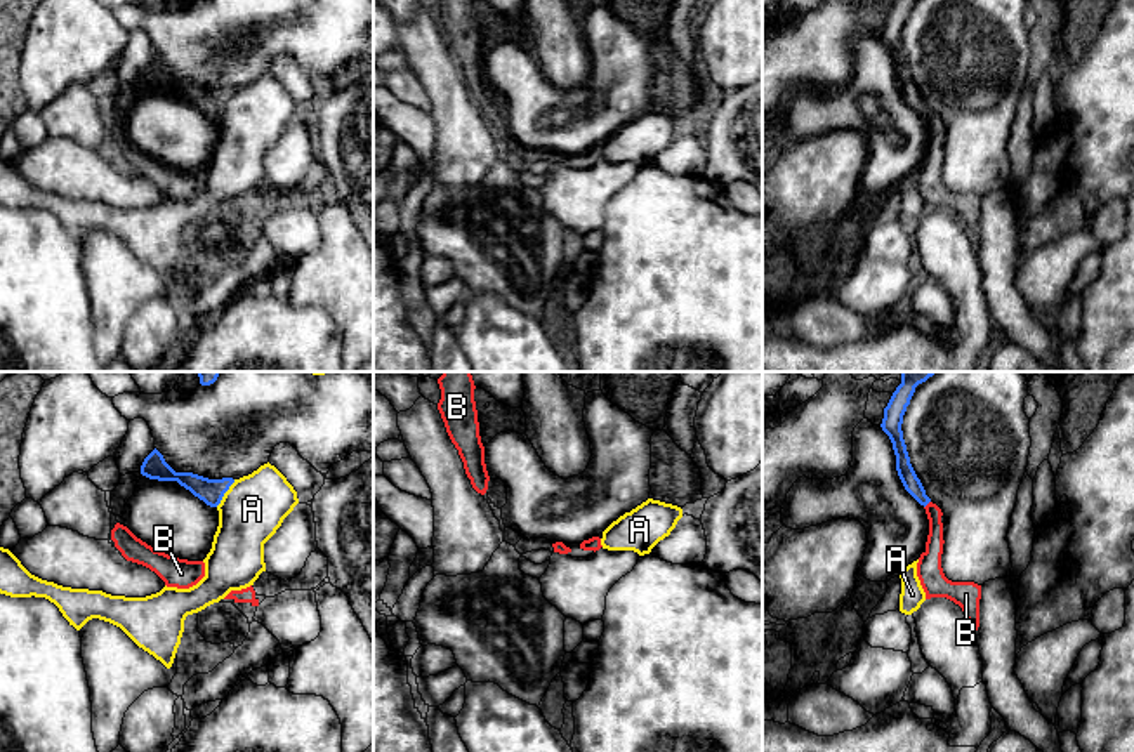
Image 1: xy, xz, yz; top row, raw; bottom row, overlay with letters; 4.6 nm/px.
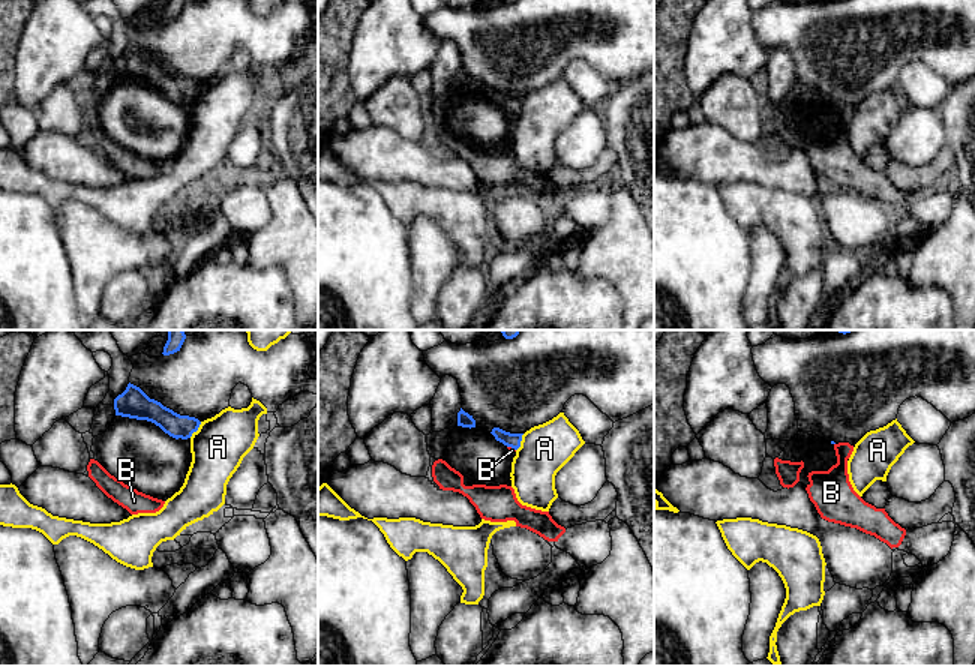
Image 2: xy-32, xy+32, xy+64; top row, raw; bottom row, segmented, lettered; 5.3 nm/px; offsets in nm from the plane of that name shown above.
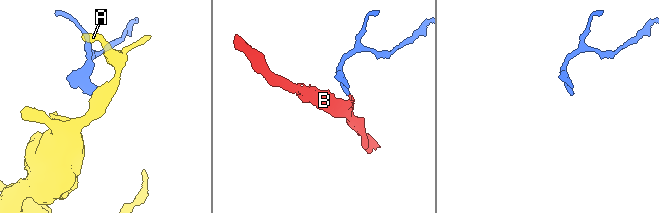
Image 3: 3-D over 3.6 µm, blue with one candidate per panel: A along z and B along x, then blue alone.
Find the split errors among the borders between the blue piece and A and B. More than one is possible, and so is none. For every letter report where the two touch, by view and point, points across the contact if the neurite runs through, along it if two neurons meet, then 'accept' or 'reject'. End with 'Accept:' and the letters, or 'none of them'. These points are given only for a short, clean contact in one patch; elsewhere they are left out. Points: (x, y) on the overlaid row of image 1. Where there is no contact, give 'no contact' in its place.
A: contact xy (224, 492); border xy (235, 480), (216, 506); reject
B: contact yz (928, 502); way yz (905, 471), (916, 490), (928, 502), (935, 514), (935, 542); accept
Accept: B

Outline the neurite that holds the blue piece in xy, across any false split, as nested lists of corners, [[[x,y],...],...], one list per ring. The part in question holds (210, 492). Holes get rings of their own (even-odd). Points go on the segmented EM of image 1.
[[[156,448],[144,458],[141,474],[158,481],[177,481],[210,507],[217,507],[234,483],[233,478],[208,479],[193,472],[175,472]]]

